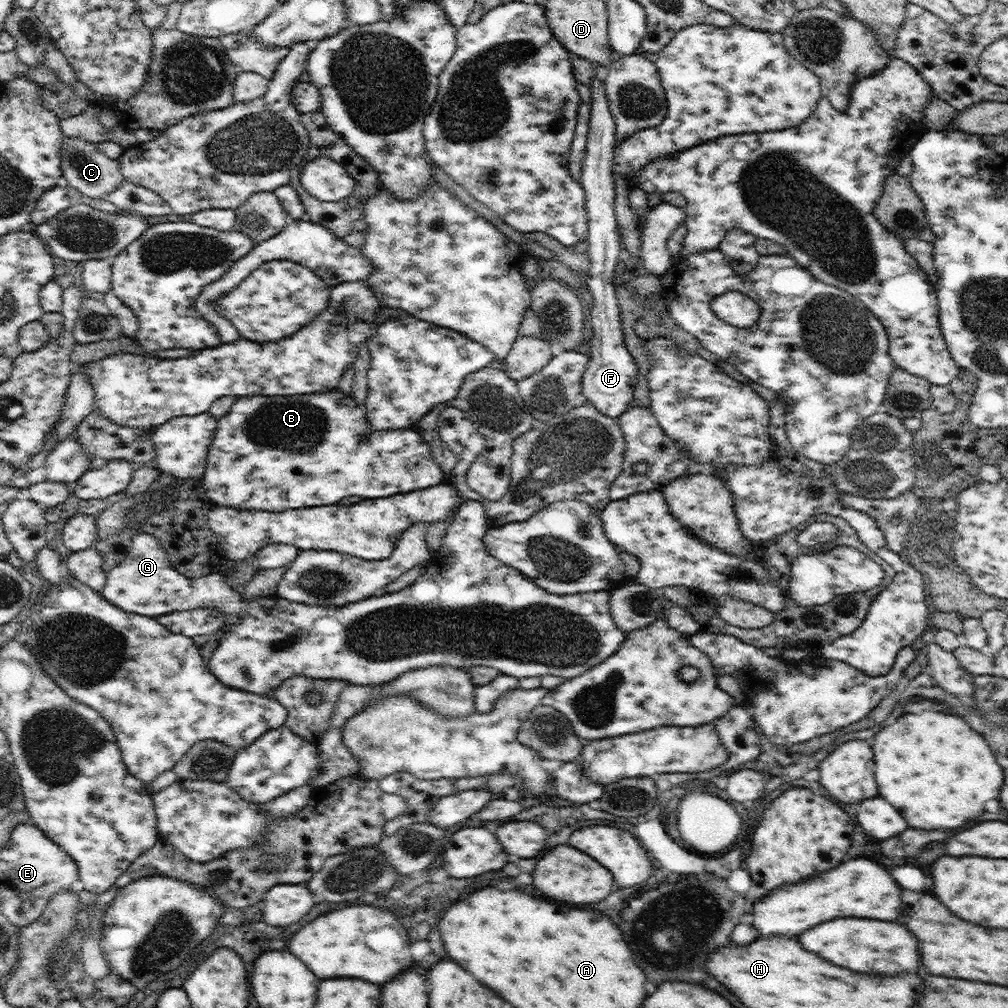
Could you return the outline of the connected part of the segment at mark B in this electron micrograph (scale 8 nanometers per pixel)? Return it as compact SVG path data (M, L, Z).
M339 389L327 393L314 395L290 396L251 396L235 401L228 414L221 416L218 421L212 445L208 447L207 463L201 478L205 495L214 505L219 507L232 507L253 511L282 512L288 509L333 505L346 496L361 496L364 499L379 499L400 493L412 492L423 488L430 488L446 481L447 475L440 465L432 458L432 451L420 434L413 428L400 430L380 430L370 433L365 403L354 400L352 395L346 395Z

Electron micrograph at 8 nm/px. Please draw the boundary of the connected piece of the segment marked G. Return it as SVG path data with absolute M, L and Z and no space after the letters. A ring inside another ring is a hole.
M463 502L453 511L449 523L440 548L427 562L424 575L398 592L375 594L368 600L340 608L292 602L277 594L245 601L243 594L228 586L217 571L195 579L176 572L160 542L148 534L132 538L128 554L105 574L100 594L126 612L153 619L193 608L215 608L223 612L223 628L207 668L230 688L272 698L276 689L293 676L308 678L314 684L320 680L345 680L353 685L377 687L413 668L439 664L456 668L491 666L500 674L517 679L546 674L572 679L610 658L622 646L625 632L616 626L611 615L610 590L557 595L540 588L540 583L525 578L515 568L502 564L484 546L483 538L490 525L481 502Z

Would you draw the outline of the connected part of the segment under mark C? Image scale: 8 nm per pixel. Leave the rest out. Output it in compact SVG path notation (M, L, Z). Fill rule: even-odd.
M64 135L59 155L63 176L68 181L68 185L90 198L107 198L108 194L118 188L118 185L125 179L120 172L119 159L112 160L100 152L96 143Z

